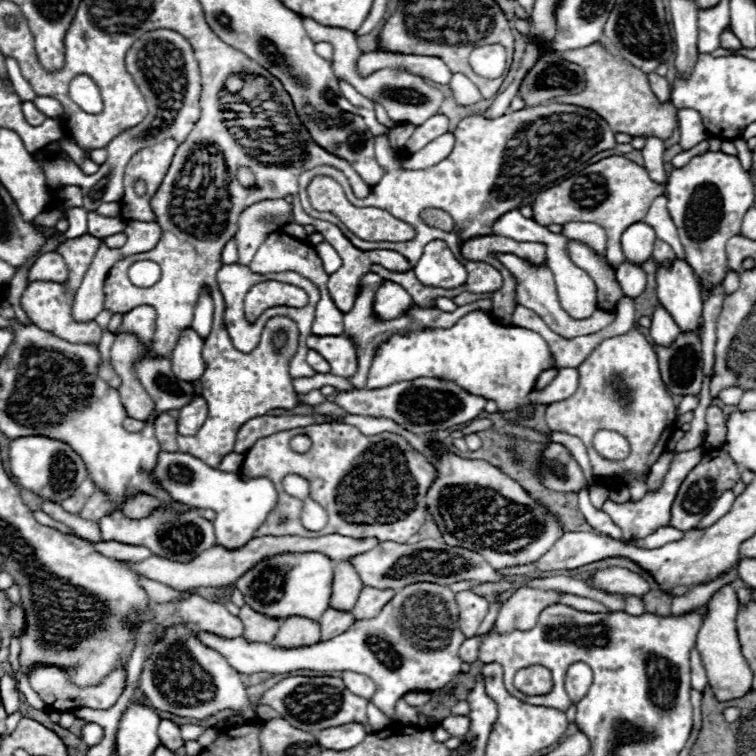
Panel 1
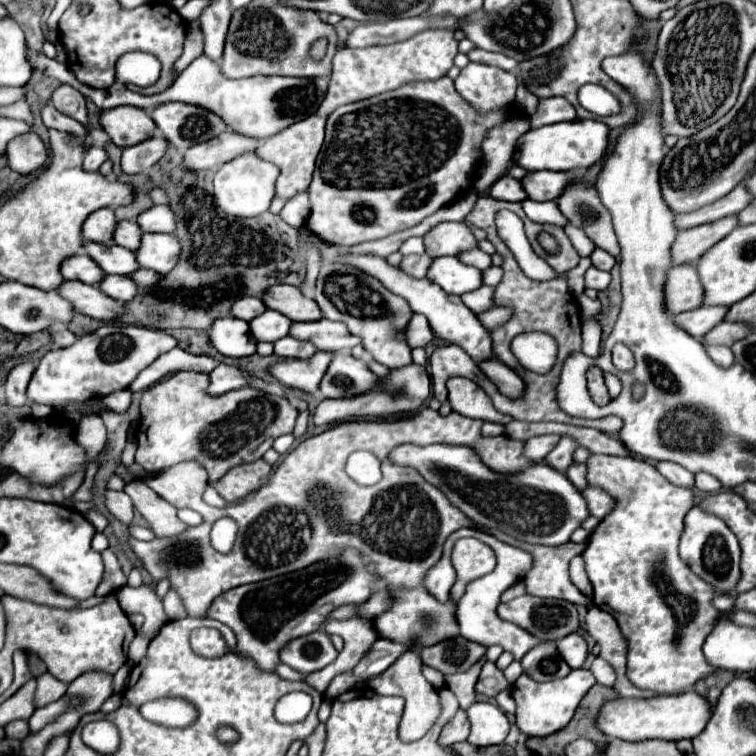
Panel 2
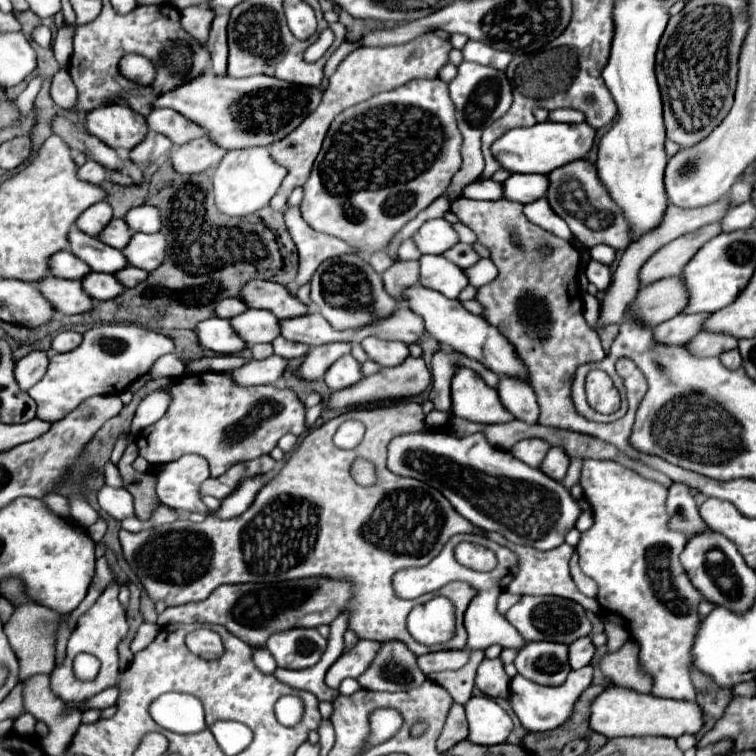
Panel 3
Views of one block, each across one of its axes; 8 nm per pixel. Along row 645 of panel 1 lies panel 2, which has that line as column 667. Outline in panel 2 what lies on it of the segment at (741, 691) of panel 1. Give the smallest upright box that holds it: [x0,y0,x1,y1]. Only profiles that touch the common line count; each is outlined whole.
[596,692,710,740]

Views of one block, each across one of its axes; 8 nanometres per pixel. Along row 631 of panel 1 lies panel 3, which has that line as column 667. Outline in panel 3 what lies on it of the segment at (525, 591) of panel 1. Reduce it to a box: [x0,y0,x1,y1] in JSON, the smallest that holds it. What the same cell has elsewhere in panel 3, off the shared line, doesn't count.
[666,484,710,538]

